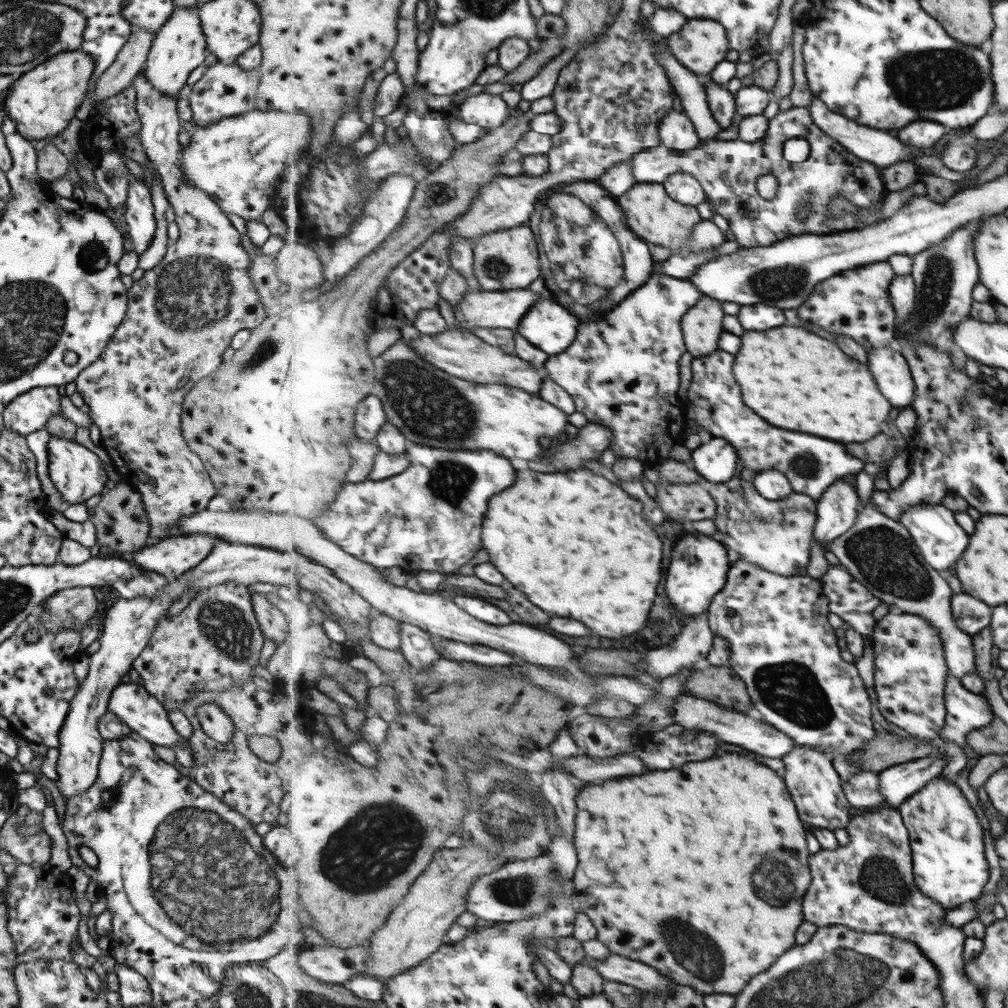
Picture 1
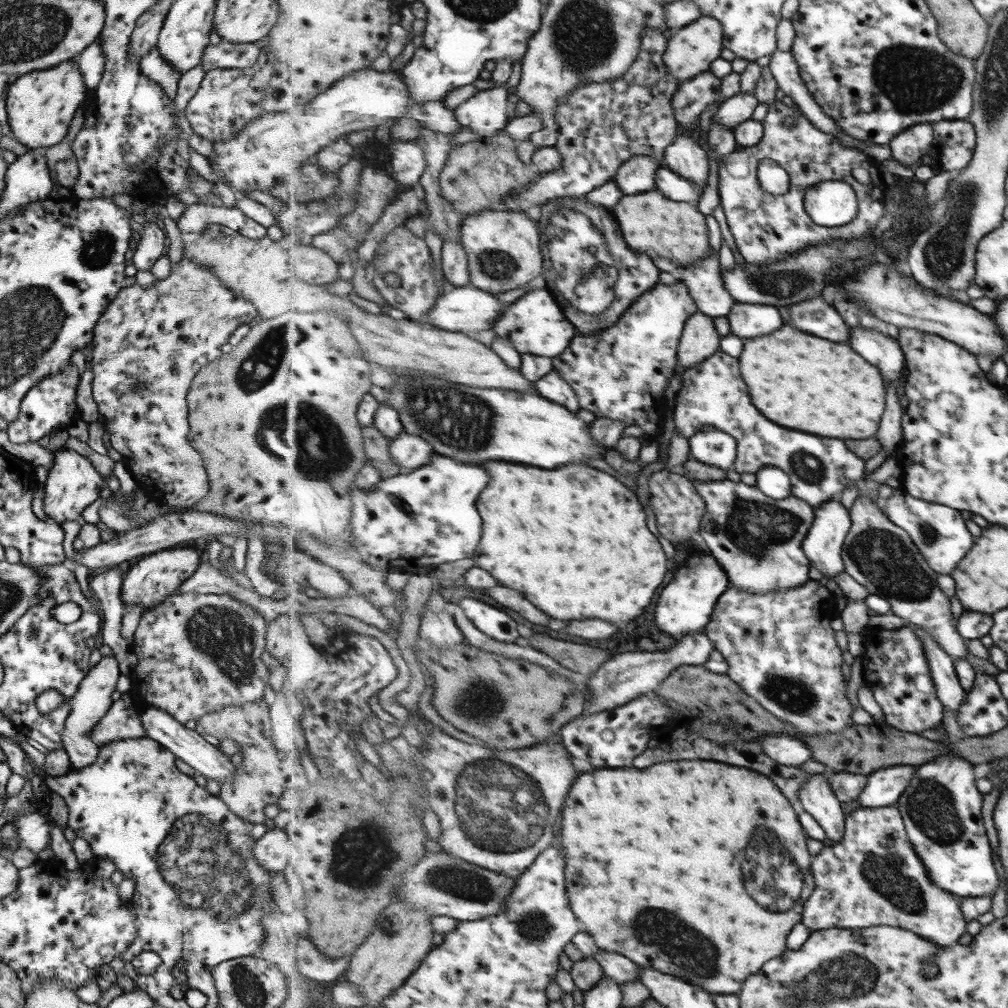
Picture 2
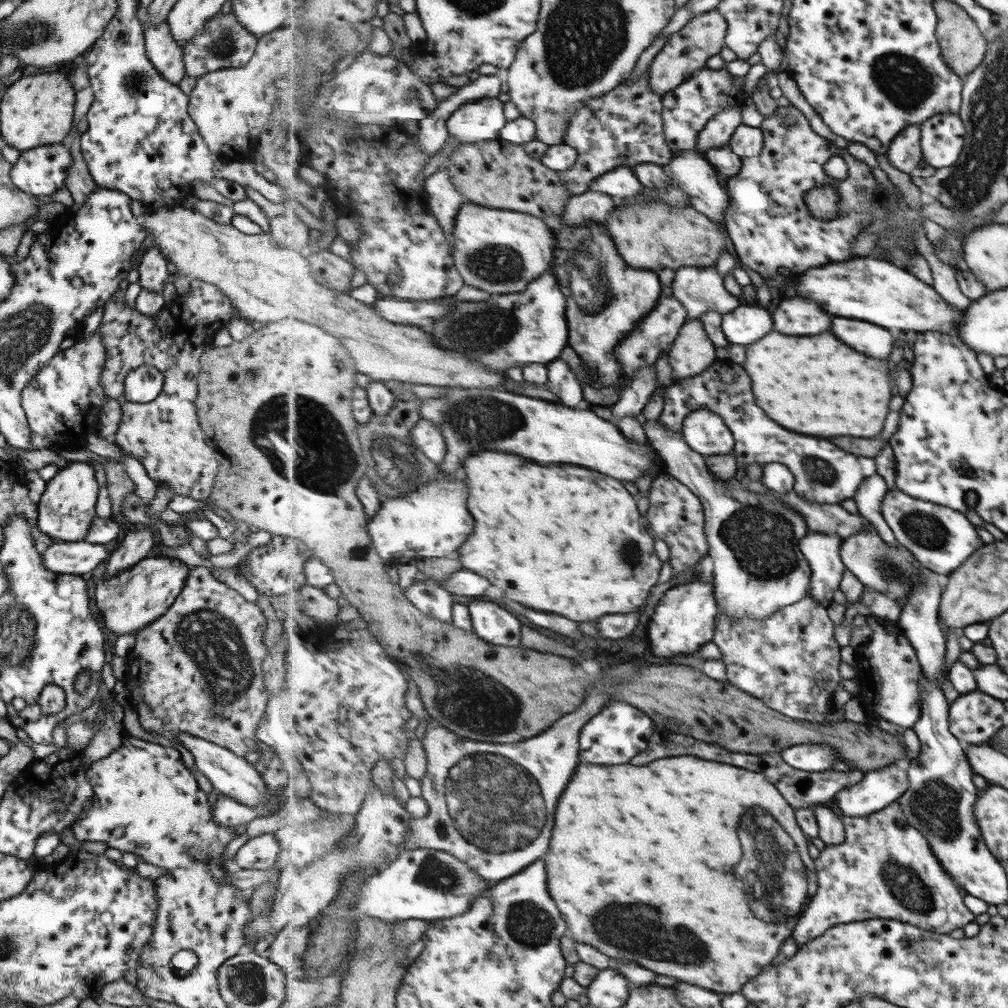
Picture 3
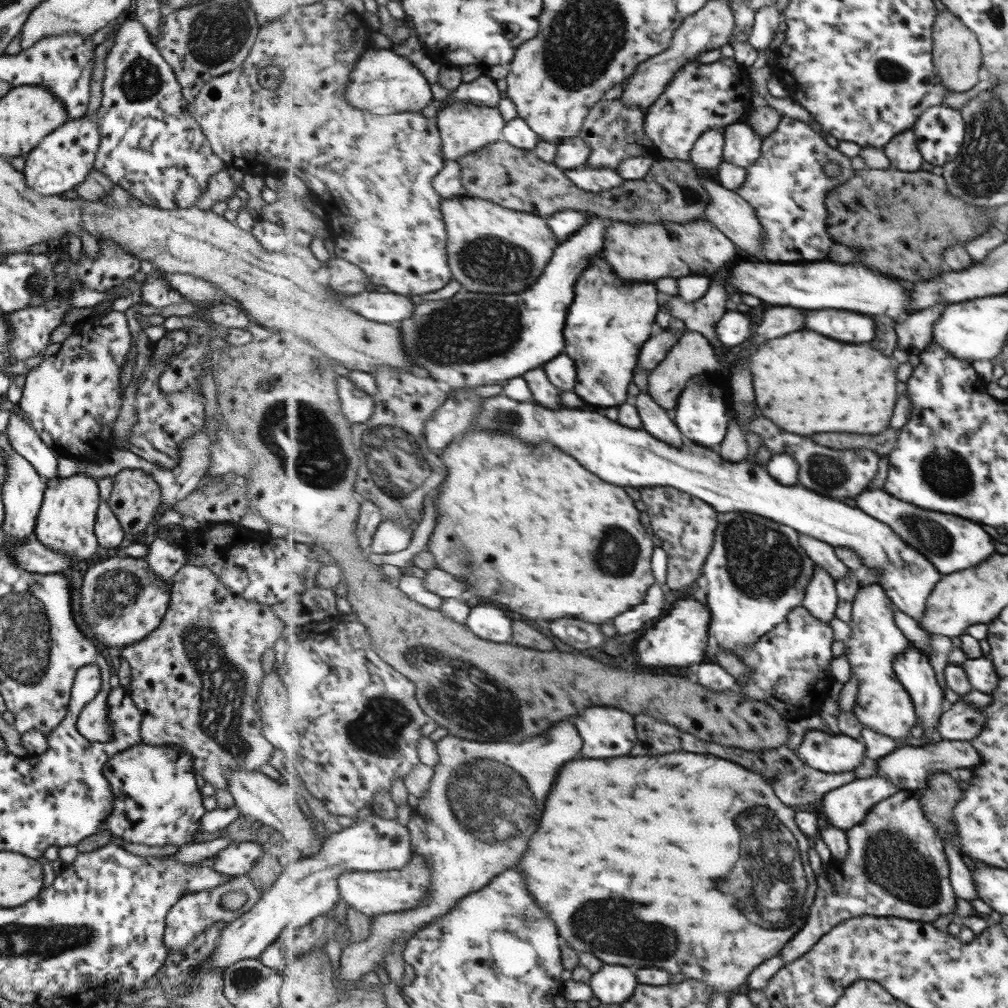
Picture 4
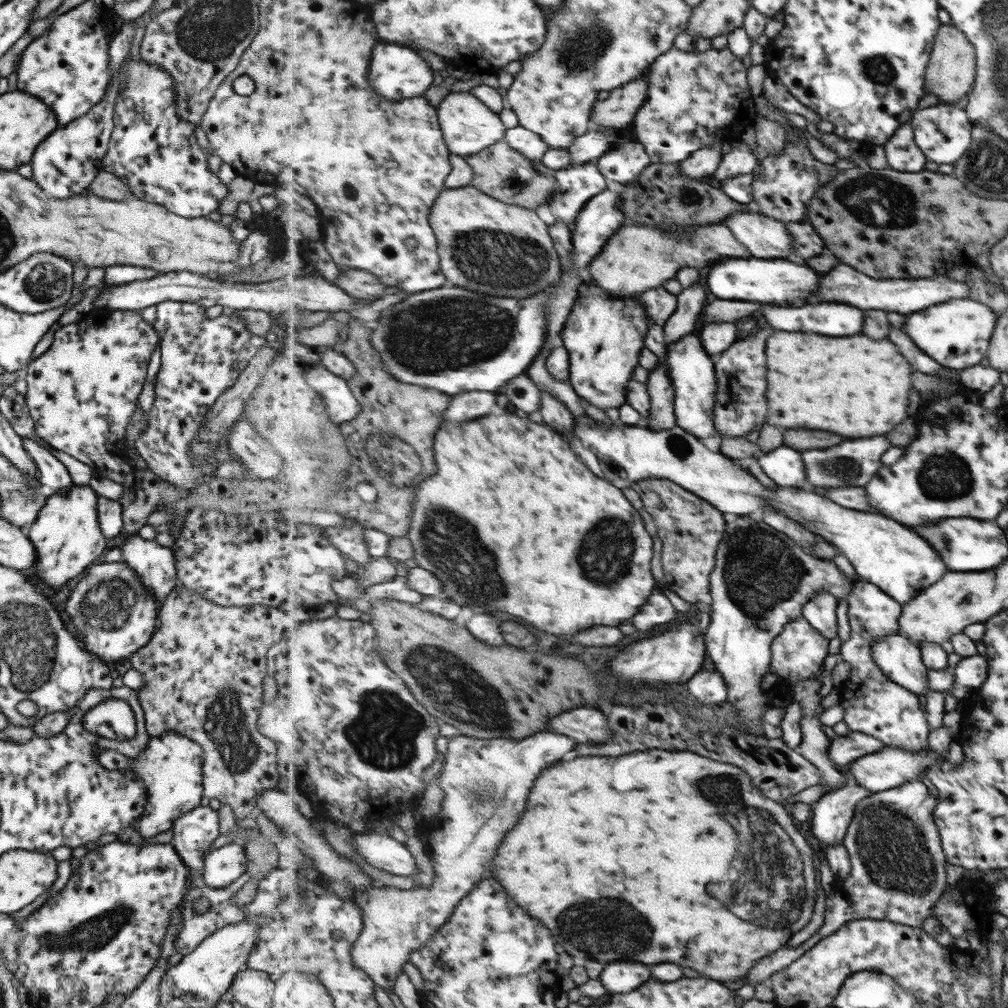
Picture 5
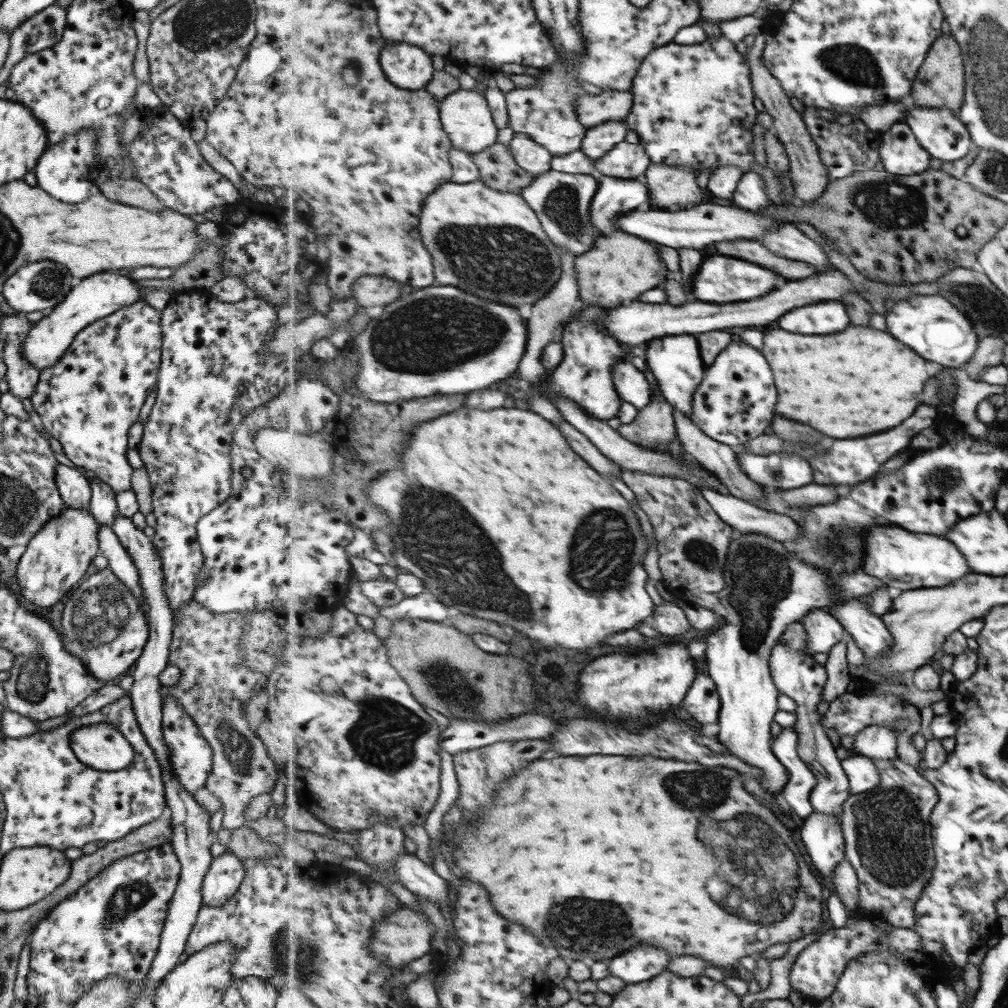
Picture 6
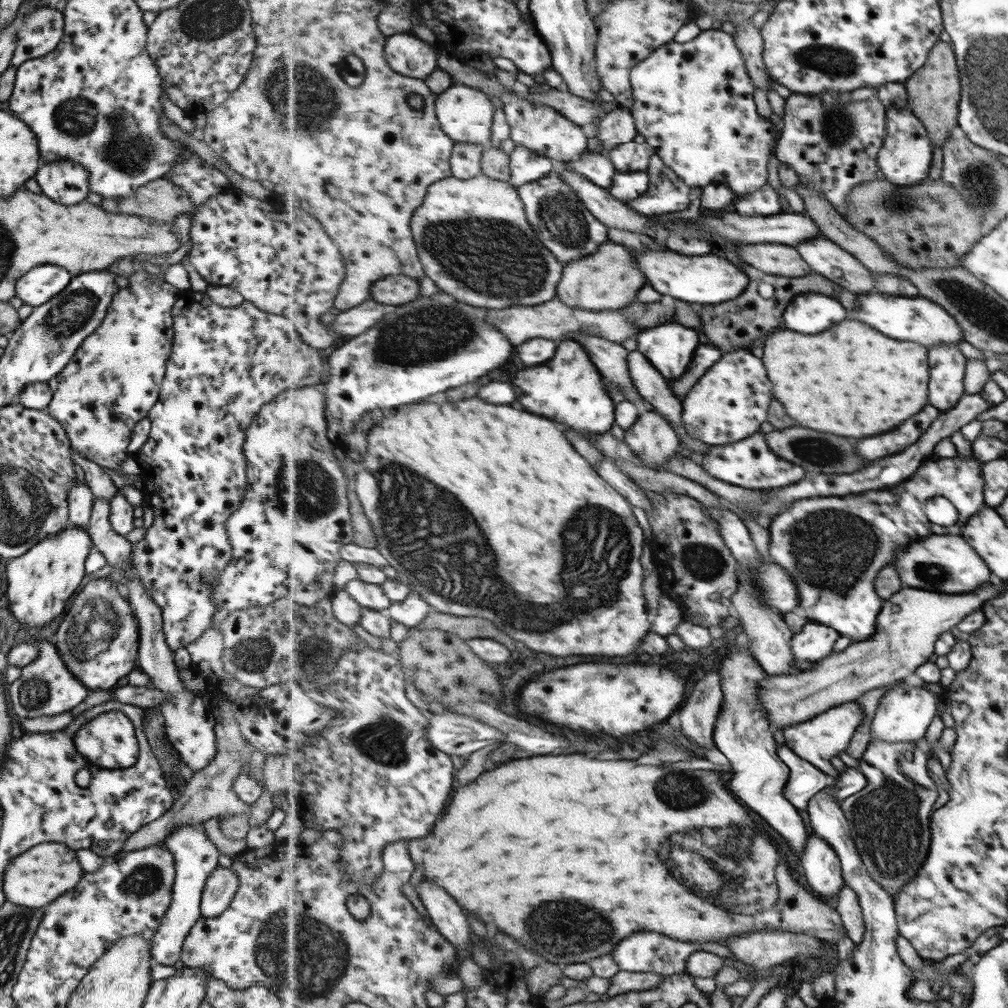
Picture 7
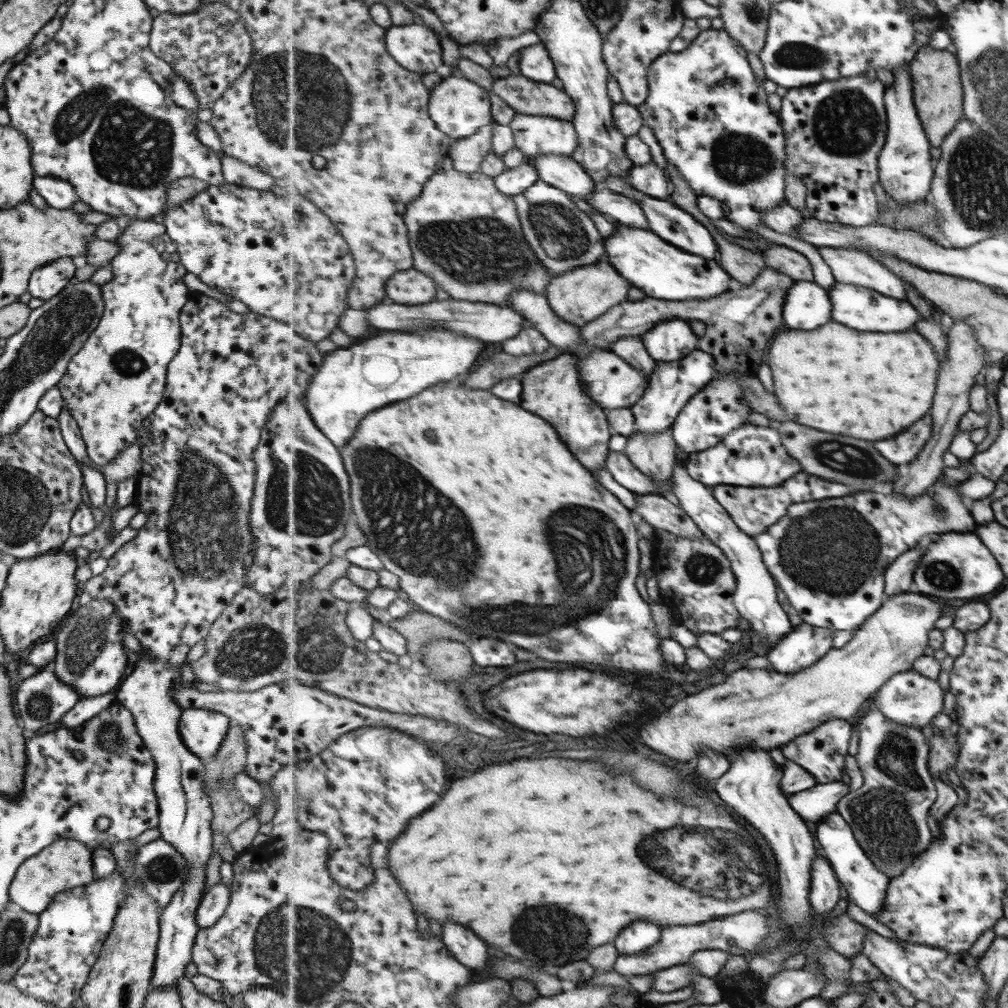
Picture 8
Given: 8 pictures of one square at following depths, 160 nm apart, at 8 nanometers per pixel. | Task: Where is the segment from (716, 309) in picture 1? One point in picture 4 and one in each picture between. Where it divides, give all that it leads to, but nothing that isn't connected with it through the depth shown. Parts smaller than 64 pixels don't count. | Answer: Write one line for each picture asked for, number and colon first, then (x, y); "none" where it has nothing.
2: (701, 339)
3: (693, 352)
4: (693, 355)

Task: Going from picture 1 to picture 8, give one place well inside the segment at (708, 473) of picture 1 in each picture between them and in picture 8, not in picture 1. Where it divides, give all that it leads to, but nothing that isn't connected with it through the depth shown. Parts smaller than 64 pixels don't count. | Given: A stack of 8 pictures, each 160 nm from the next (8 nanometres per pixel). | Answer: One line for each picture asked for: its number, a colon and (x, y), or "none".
2: (710, 445)
3: (706, 432)
4: (703, 415)
5: (692, 369)
6: (676, 363)
7: (671, 348)
8: (670, 341)

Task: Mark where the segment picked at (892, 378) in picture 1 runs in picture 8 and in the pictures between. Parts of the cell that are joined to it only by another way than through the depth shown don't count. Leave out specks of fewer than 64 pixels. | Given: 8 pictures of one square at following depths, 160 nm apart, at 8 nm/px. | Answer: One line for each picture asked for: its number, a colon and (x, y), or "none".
2: (885, 352)
3: (870, 339)
4: (853, 327)
5: (829, 319)
6: (824, 317)
7: (811, 313)
8: (808, 306)

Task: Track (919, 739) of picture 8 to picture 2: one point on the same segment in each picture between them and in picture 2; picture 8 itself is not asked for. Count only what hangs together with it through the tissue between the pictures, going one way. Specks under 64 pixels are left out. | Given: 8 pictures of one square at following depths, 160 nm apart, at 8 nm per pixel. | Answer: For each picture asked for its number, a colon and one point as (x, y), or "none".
2: (873, 876)
3: (885, 868)
4: (897, 866)
5: (899, 869)
6: (888, 831)
7: (890, 817)

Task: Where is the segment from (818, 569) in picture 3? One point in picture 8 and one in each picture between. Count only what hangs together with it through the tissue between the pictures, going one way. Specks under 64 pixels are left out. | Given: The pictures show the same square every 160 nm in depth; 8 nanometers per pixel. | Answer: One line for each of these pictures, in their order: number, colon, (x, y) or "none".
4: (821, 600)
5: (822, 611)
6: (823, 631)
7: (816, 641)
8: (807, 644)

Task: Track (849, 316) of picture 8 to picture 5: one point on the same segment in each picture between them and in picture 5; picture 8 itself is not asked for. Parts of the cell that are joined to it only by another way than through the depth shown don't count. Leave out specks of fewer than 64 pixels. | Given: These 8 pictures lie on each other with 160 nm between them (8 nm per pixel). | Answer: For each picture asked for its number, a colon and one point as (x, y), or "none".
5: (956, 333)
6: (937, 329)
7: (921, 320)

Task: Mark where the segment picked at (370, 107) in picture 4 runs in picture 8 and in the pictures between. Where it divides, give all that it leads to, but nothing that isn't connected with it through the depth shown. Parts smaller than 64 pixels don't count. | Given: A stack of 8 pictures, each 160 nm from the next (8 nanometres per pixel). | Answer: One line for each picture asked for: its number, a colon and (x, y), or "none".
5: (397, 72)
6: (410, 67)
7: (410, 56)
8: (417, 47)

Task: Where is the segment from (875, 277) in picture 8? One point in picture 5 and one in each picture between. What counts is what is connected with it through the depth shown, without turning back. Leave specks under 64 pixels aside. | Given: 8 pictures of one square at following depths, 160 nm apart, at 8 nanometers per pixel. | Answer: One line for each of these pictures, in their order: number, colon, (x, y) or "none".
5: (768, 238)
6: (789, 241)
7: (826, 257)

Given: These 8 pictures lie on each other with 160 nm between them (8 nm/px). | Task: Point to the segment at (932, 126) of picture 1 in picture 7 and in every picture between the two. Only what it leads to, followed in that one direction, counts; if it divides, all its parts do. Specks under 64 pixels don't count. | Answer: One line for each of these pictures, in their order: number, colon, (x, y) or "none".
2: (908, 149)
3: (905, 153)
4: (903, 151)
5: (903, 154)
6: (902, 154)
7: (905, 159)

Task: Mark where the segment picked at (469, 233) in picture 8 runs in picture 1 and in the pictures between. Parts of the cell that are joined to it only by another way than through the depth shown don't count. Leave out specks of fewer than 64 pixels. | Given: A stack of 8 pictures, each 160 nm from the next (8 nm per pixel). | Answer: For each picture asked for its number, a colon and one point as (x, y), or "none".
1: (507, 260)
2: (504, 248)
3: (492, 244)
4: (495, 250)
5: (474, 230)
6: (490, 243)
7: (490, 266)

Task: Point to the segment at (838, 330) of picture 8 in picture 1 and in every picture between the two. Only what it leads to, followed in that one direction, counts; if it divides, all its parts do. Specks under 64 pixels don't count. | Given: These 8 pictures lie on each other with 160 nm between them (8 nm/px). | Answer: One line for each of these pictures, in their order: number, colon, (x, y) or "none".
1: (797, 380)
2: (805, 382)
3: (817, 385)
4: (808, 383)
5: (856, 386)
6: (862, 381)
7: (853, 380)

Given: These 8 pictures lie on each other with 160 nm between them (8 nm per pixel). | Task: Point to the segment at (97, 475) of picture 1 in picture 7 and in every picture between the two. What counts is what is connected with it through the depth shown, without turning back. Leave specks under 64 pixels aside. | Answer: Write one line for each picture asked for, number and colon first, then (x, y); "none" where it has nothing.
2: (72, 483)
3: (64, 511)
4: (64, 523)
5: (65, 535)
6: (56, 557)
7: (39, 582)

